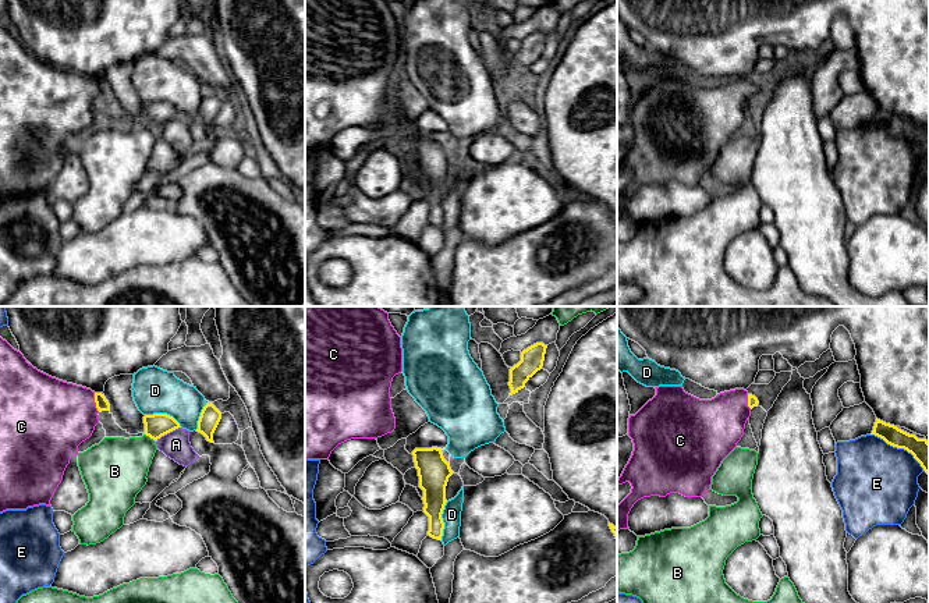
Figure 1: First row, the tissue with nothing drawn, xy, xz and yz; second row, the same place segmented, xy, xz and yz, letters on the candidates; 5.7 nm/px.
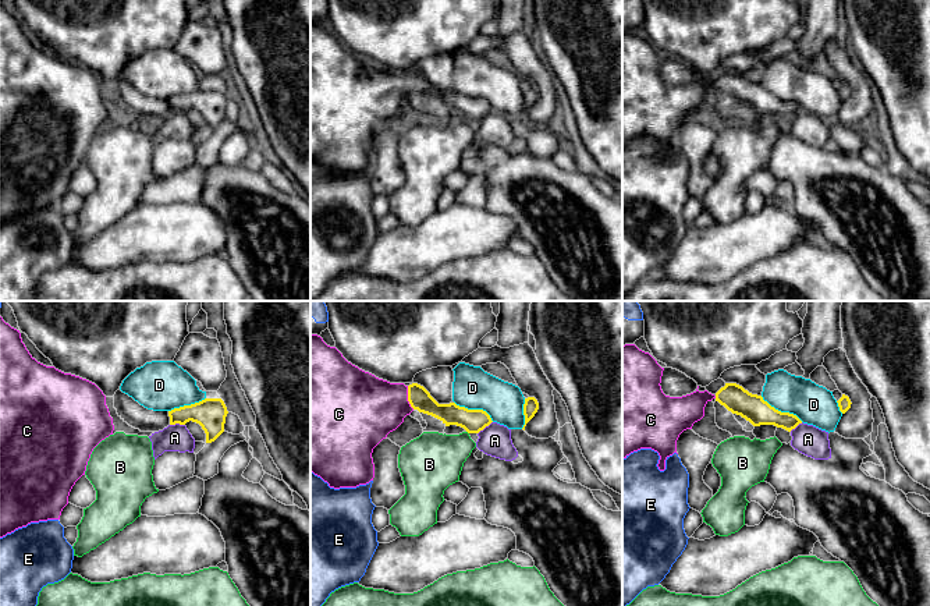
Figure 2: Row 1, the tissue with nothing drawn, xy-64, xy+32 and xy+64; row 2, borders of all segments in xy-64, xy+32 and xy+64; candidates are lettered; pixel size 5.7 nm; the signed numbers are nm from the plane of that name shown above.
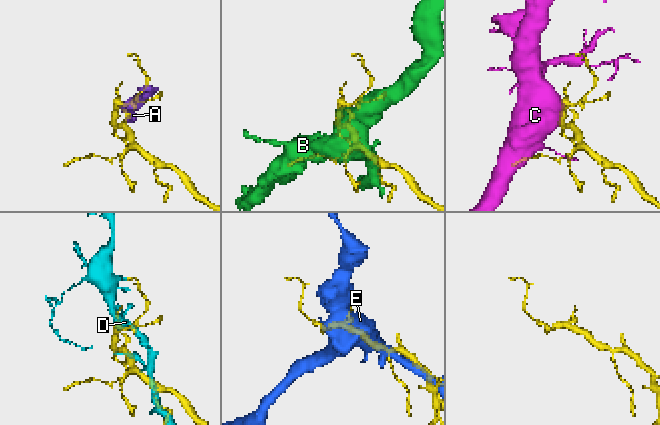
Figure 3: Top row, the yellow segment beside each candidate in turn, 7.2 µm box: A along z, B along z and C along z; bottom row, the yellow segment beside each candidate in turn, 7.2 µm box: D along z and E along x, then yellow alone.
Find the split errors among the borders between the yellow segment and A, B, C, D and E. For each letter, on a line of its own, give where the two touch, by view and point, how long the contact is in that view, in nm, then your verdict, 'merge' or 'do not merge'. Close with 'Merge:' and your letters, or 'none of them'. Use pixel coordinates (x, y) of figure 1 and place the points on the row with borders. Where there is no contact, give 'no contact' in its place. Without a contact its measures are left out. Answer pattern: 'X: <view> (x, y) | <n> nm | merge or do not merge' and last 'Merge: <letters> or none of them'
A: xy (167, 432) | 160 nm | do not merge
B: xy (149, 436) | 70 nm | do not merge
C: xy (95, 401) | 120 nm | merge
D: xz (442, 521) | 220 nm | do not merge
E: yz (900, 447) | 380 nm | do not merge
Merge: C

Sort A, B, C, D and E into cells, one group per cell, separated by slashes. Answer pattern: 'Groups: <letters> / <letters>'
Groups: A / B / C / D / E

